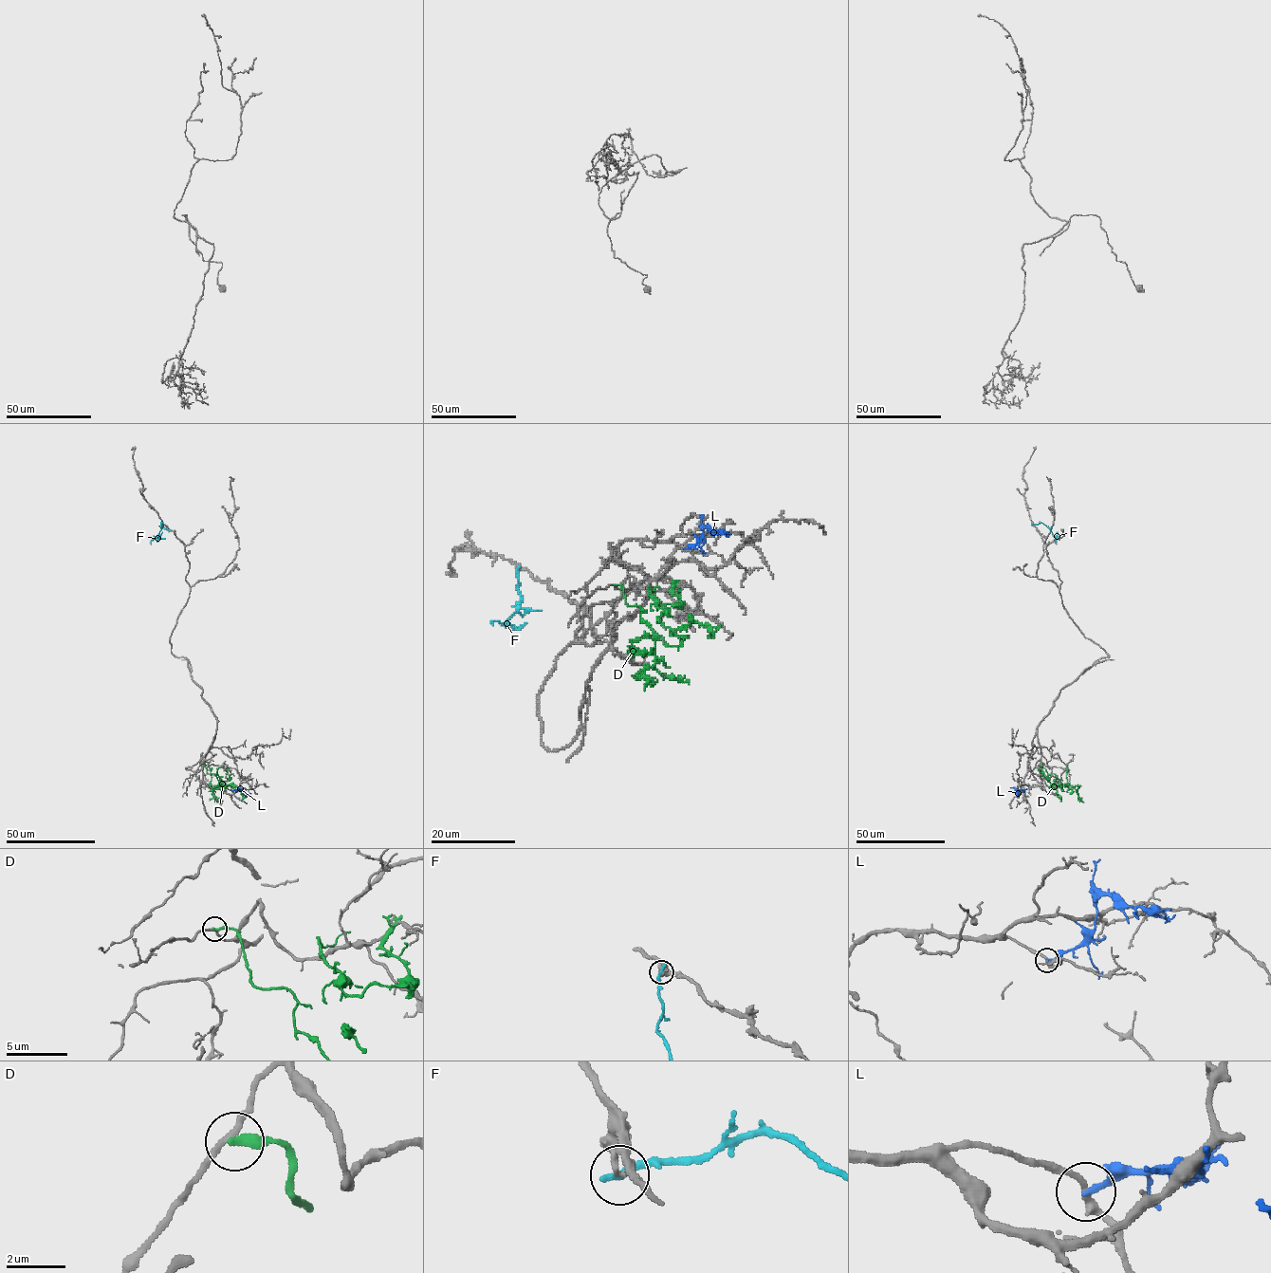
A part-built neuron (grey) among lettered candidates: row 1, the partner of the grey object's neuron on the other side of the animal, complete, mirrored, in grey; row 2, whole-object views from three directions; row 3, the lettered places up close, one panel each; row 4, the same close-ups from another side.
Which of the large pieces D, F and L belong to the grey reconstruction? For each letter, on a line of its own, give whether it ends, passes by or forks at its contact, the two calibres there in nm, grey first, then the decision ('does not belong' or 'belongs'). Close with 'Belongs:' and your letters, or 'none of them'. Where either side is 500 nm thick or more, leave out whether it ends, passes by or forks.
D: it ends; calibres 200 and 300 nm; does not belong
F: it ends; calibres 190 and 320 nm; does not belong
L: it ends; calibres 240 and 200 nm; does not belong
Belongs: none of them

